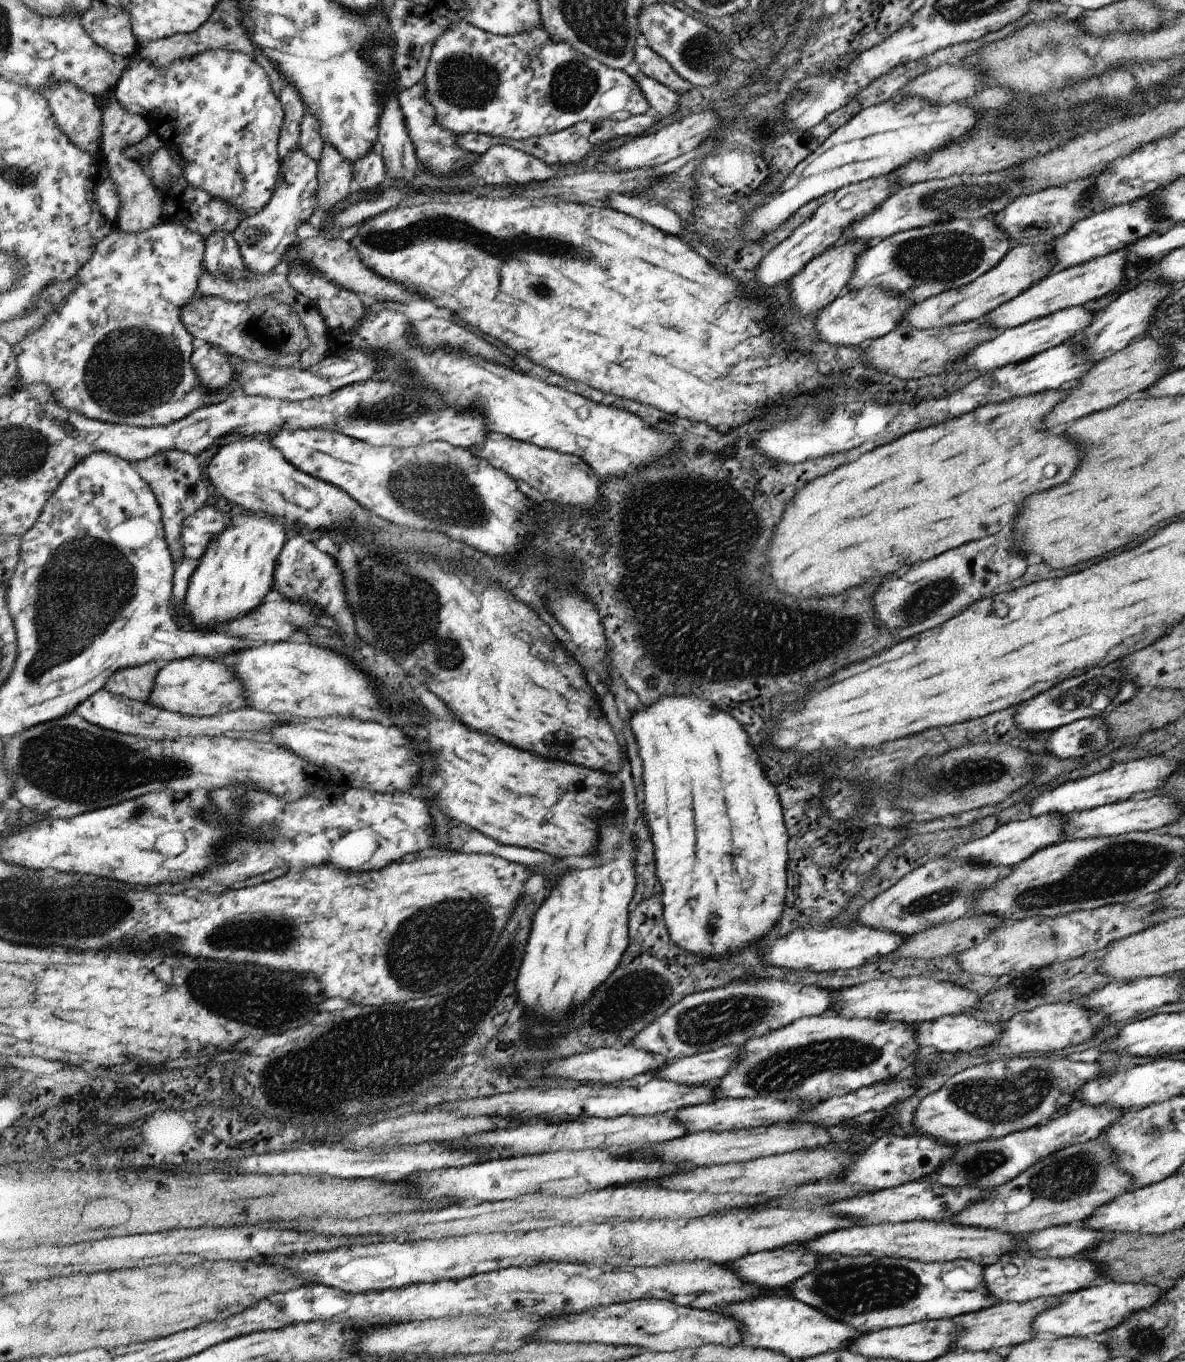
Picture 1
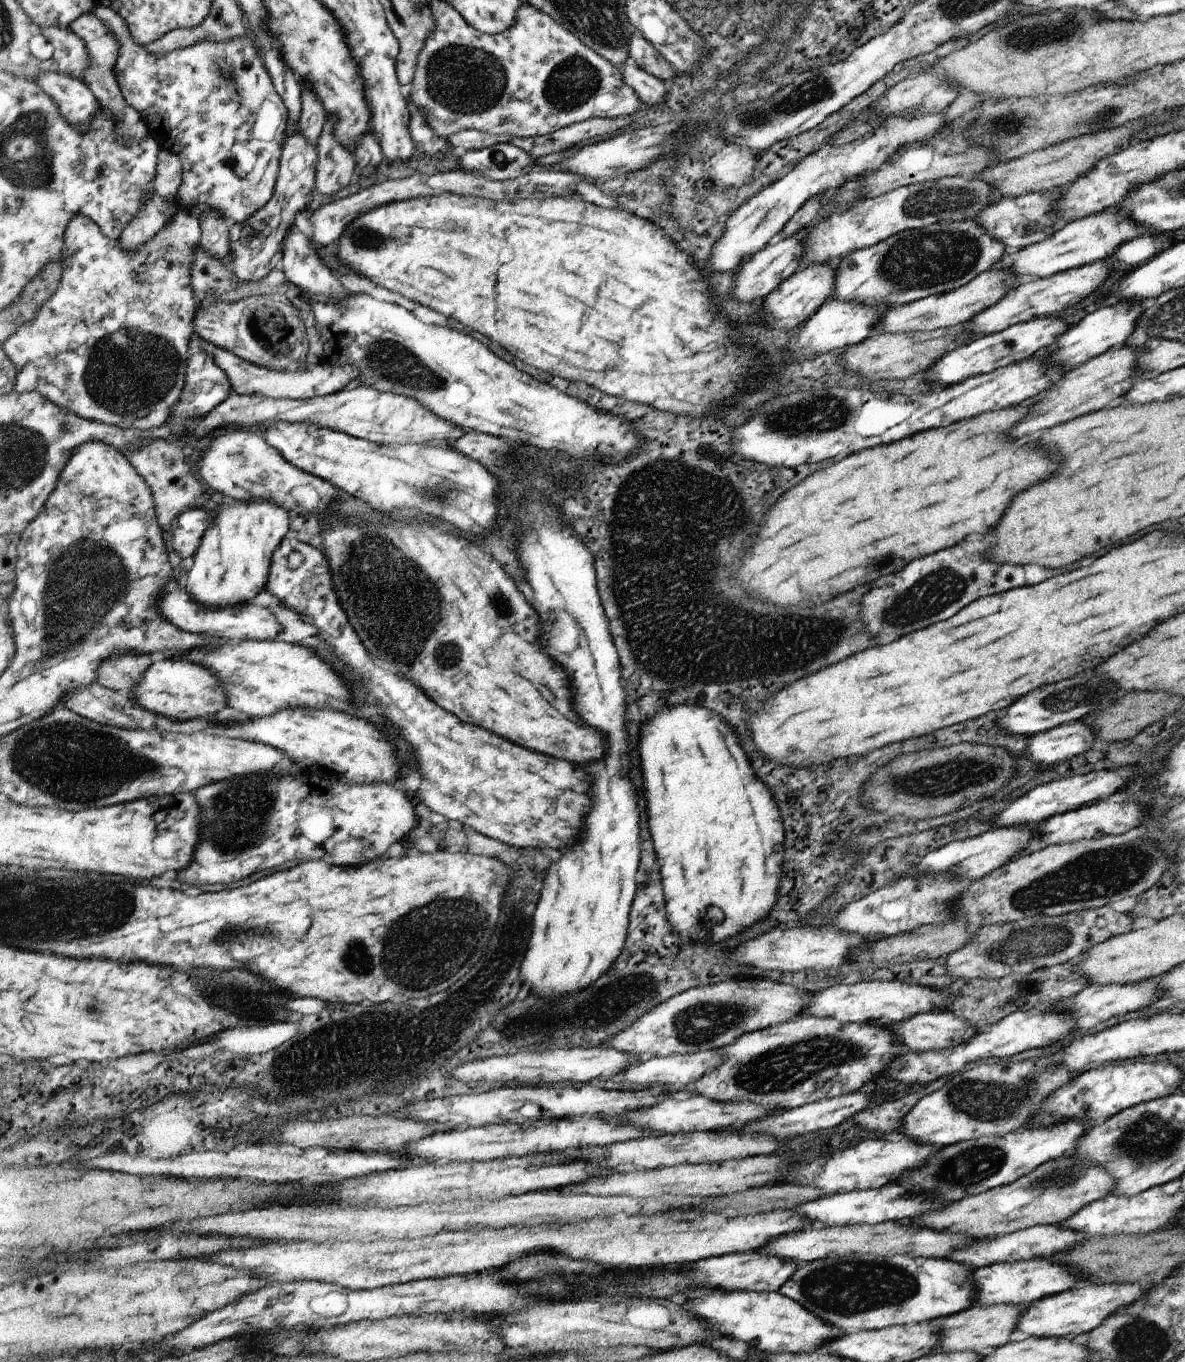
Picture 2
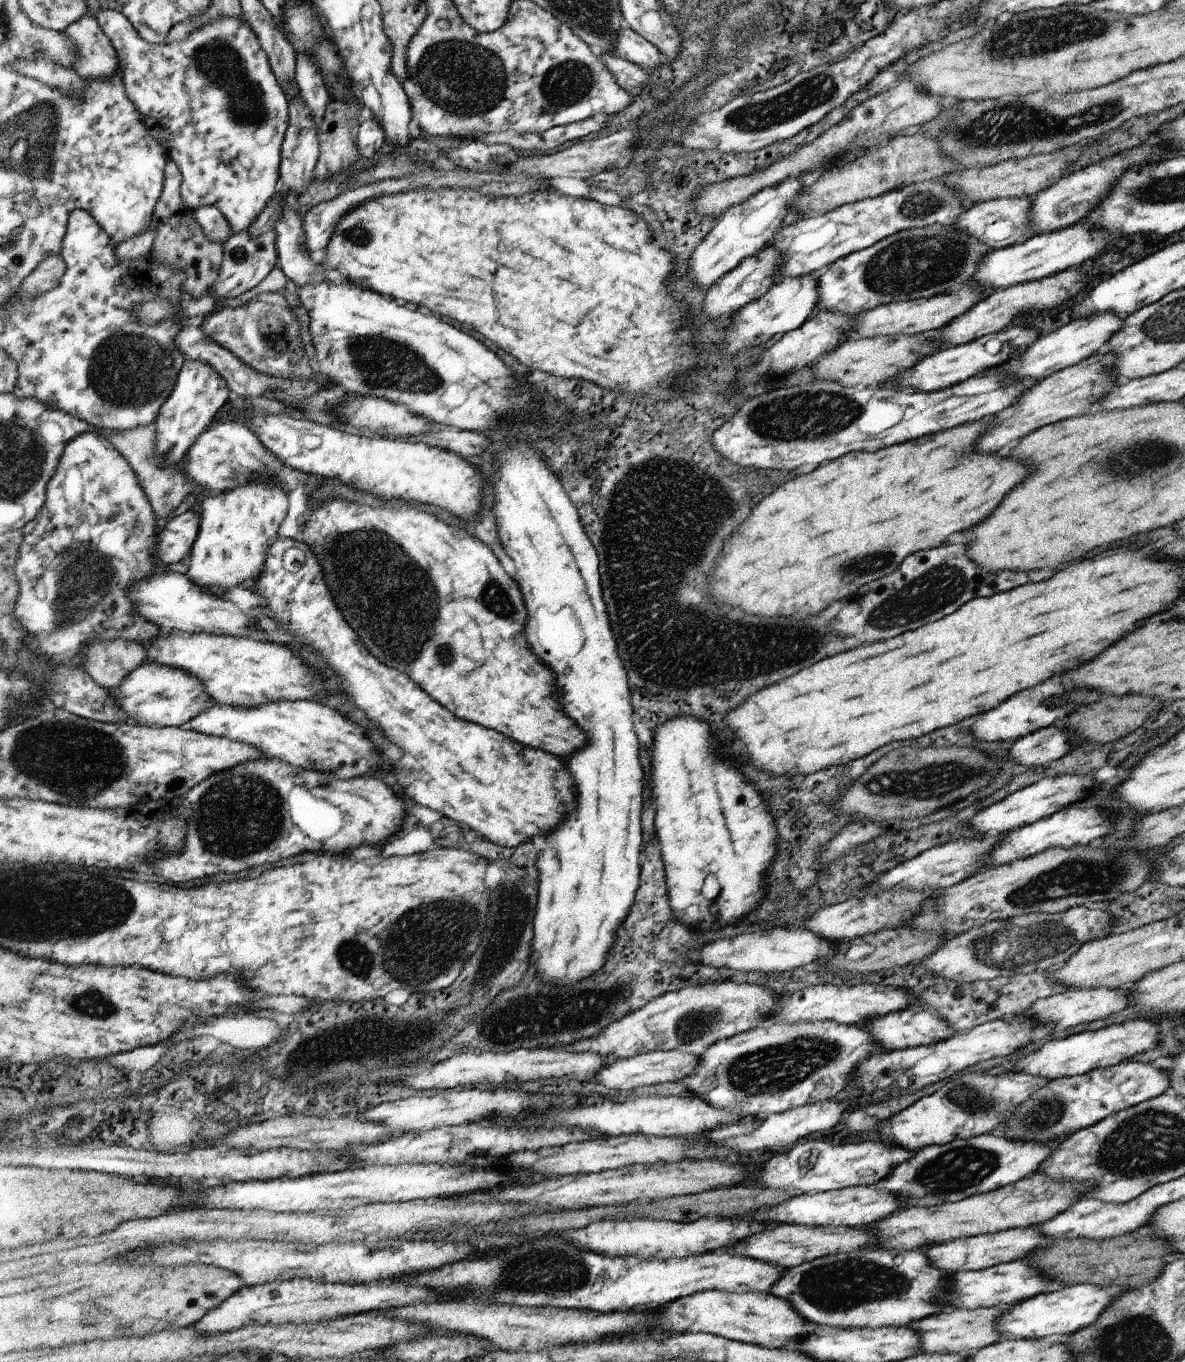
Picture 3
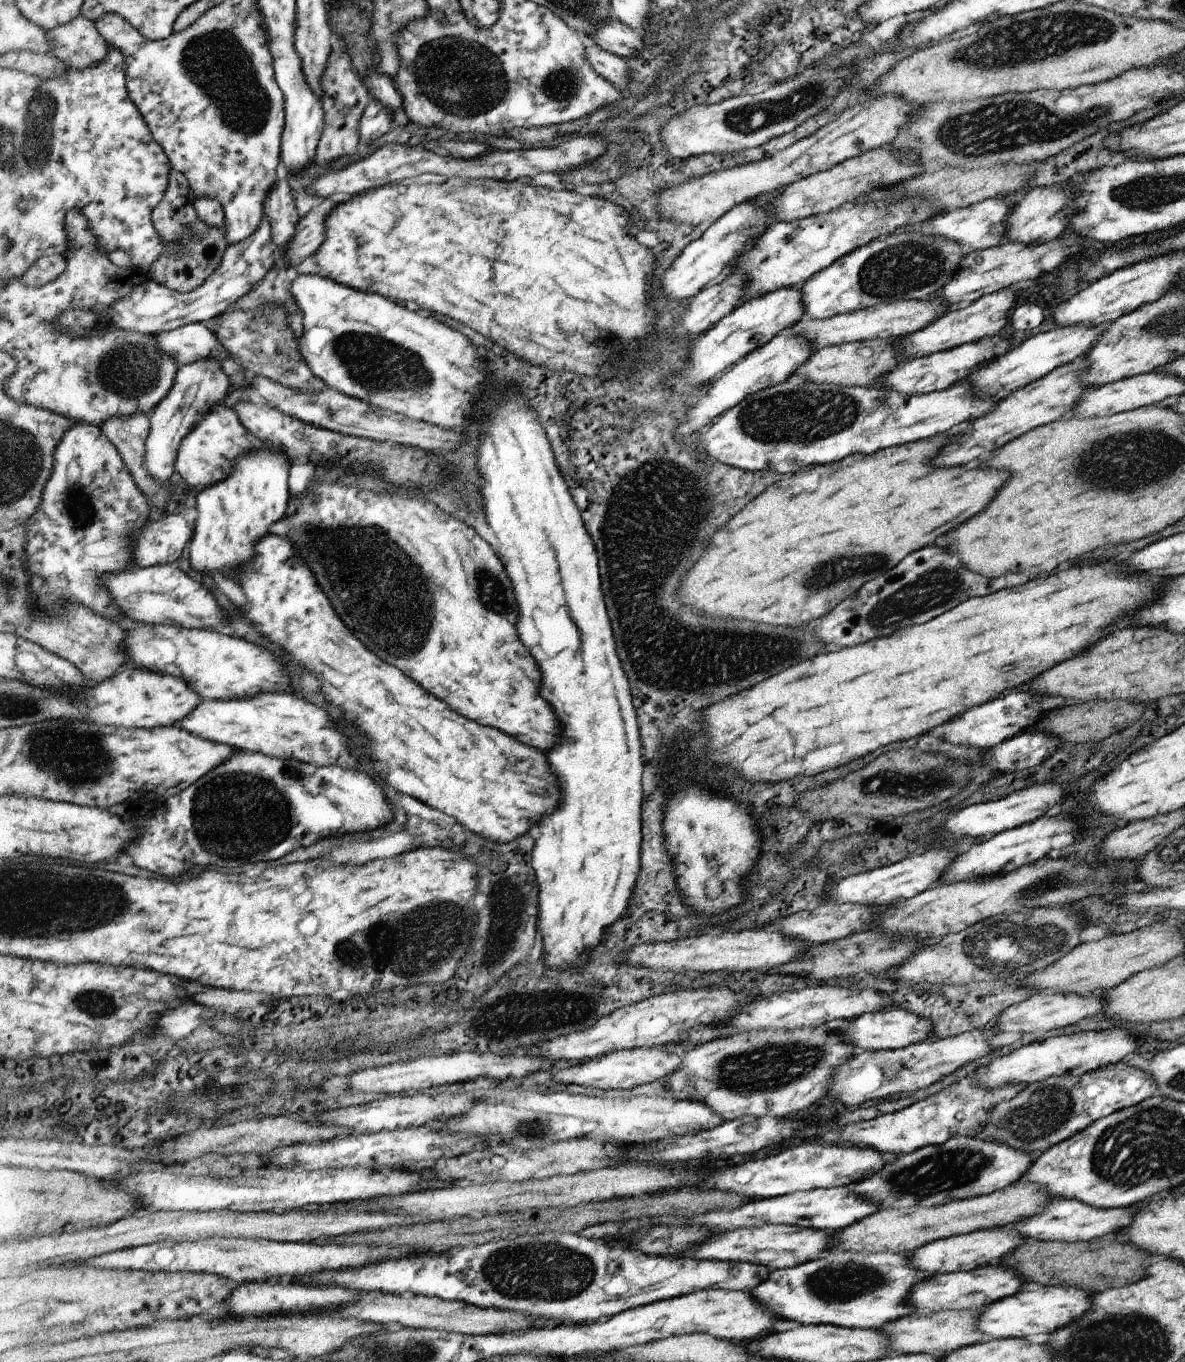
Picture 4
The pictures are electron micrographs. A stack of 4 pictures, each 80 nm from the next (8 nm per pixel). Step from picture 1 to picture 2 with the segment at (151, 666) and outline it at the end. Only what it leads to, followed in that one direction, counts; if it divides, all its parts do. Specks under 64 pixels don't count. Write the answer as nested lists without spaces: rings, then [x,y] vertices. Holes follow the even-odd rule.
[[[127,652],[109,660],[103,660],[97,670],[98,682],[110,690],[131,695],[145,670],[153,663],[149,654]]]

